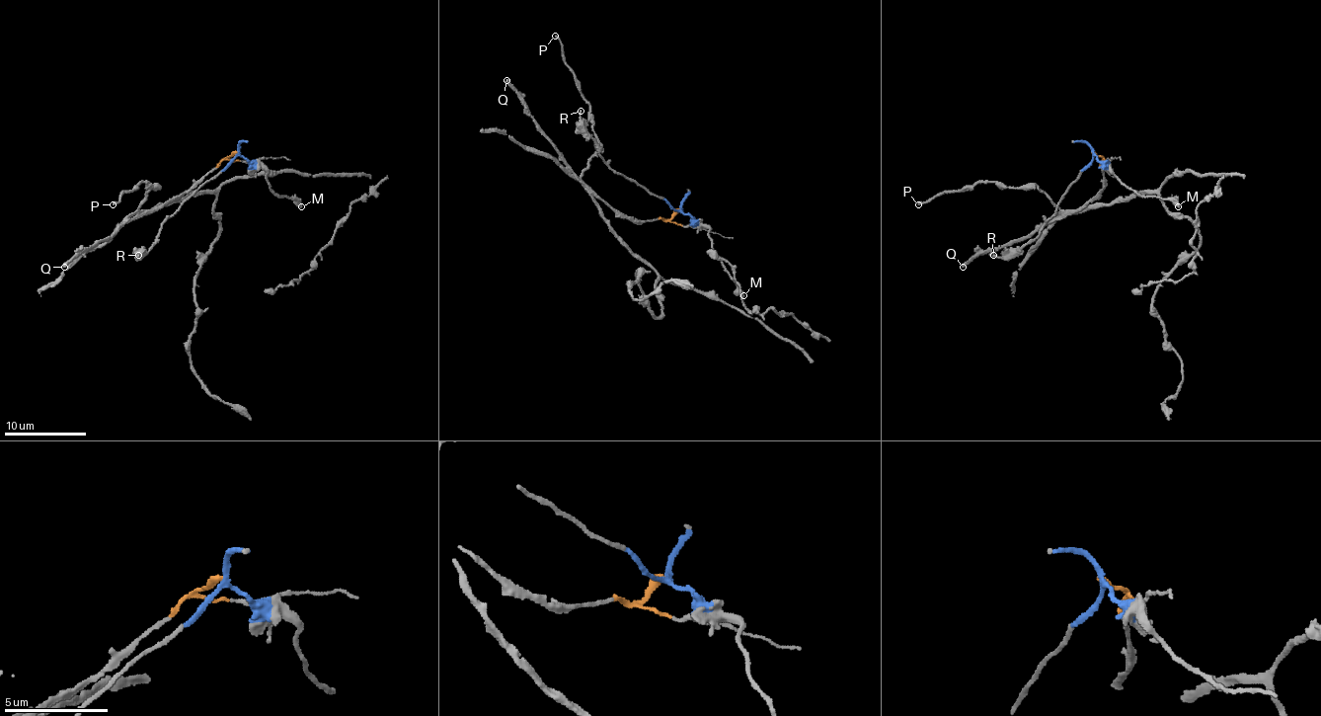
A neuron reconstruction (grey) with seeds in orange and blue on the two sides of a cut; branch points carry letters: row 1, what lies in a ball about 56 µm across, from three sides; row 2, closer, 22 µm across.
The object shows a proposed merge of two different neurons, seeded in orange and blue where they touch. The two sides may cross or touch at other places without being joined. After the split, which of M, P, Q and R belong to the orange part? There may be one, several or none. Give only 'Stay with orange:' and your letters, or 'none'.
Stay with orange: P, Q

